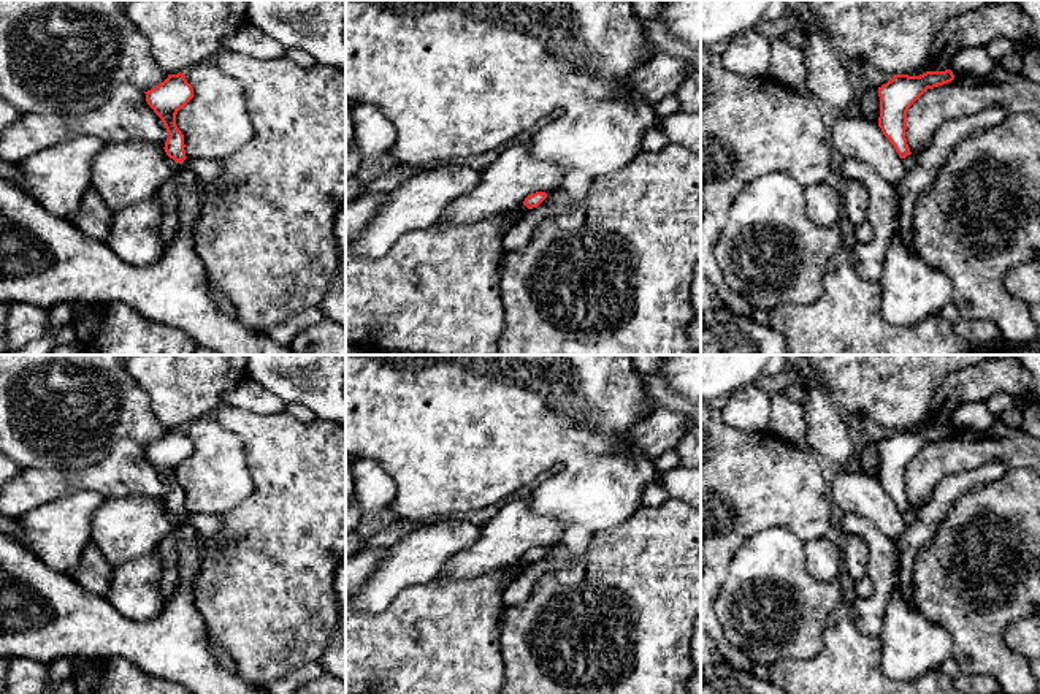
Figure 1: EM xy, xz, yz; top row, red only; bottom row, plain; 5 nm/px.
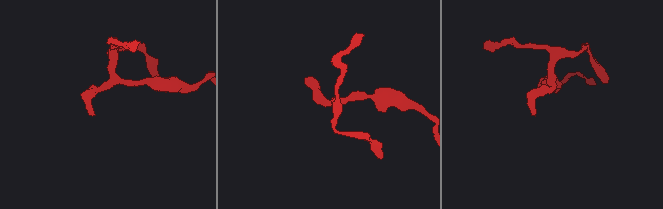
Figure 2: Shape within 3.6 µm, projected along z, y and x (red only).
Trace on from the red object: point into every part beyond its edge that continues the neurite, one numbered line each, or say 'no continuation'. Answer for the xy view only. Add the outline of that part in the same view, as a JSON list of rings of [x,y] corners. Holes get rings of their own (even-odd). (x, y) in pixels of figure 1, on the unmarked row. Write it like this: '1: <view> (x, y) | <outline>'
1: xy (45, 615) | [[[189,513],[179,518],[176,532],[174,594],[159,616],[133,623],[124,618],[106,597],[84,589],[70,575],[48,567],[0,531],[0,658],[32,658],[51,664],[59,658],[108,661],[120,656],[144,673],[174,681],[192,694],[271,694],[266,686],[249,683],[238,672],[224,669],[211,653],[205,618],[193,602],[200,550]]]

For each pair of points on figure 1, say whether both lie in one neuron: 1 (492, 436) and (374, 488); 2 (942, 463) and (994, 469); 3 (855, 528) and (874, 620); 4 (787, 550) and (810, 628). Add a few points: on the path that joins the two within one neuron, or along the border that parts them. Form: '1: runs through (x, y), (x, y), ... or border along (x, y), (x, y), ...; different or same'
1: border along (362, 460), (373, 458), (392, 476), (390, 512); different
2: border along (1007, 468), (1001, 461), (985, 461), (940, 480); different
3: runs through (879, 545), (882, 549), (880, 596); same
4: runs through (787, 569), (787, 575), (799, 590), (804, 609); same

